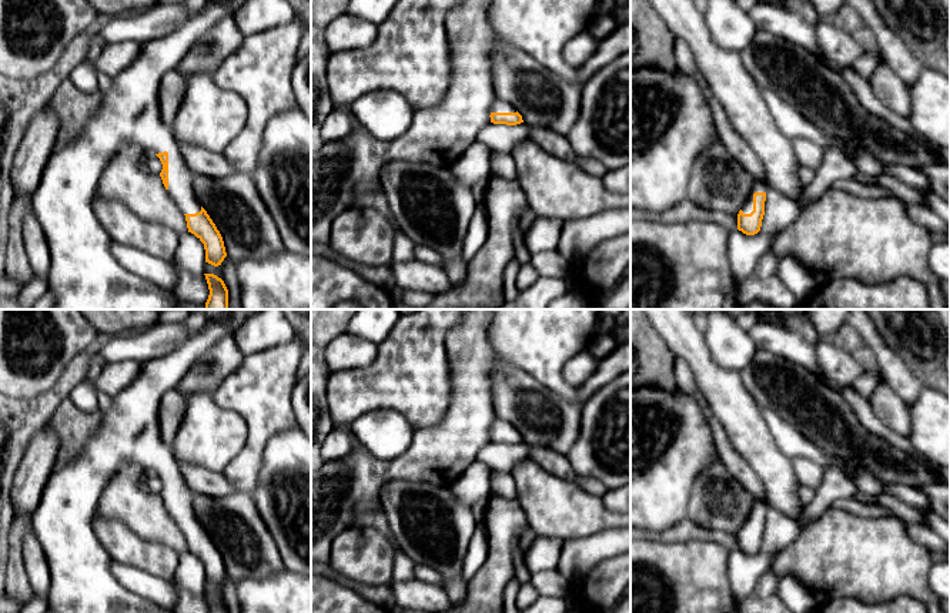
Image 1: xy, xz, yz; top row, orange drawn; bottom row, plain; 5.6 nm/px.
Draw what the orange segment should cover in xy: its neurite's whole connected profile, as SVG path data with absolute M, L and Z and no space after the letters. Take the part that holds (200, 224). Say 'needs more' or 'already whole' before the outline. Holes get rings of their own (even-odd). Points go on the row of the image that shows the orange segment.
needs more; M207 0L203 11L178 24L168 36L141 44L136 61L113 78L108 91L101 93L97 111L86 121L83 131L50 155L30 200L51 255L48 292L54 301L53 309L177 309L178 306L173 291L134 275L117 262L111 254L113 239L93 211L101 172L126 145L137 145L144 153L153 151L160 158L163 184L184 212L188 232L204 244L205 262L218 267L227 257L220 231L194 194L193 174L178 143L171 128L161 120L158 90L164 74L174 70L191 47L223 17L234 17L244 1Z

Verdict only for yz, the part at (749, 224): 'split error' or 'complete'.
split error

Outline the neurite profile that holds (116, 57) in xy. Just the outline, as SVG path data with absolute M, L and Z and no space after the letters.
M131 40L121 43L106 43L104 50L94 66L101 74L114 78L136 61L140 50L141 44Z

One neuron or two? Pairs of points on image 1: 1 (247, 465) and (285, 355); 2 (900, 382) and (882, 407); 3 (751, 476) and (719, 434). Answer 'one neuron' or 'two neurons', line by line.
1: one neuron
2: two neurons
3: one neuron

